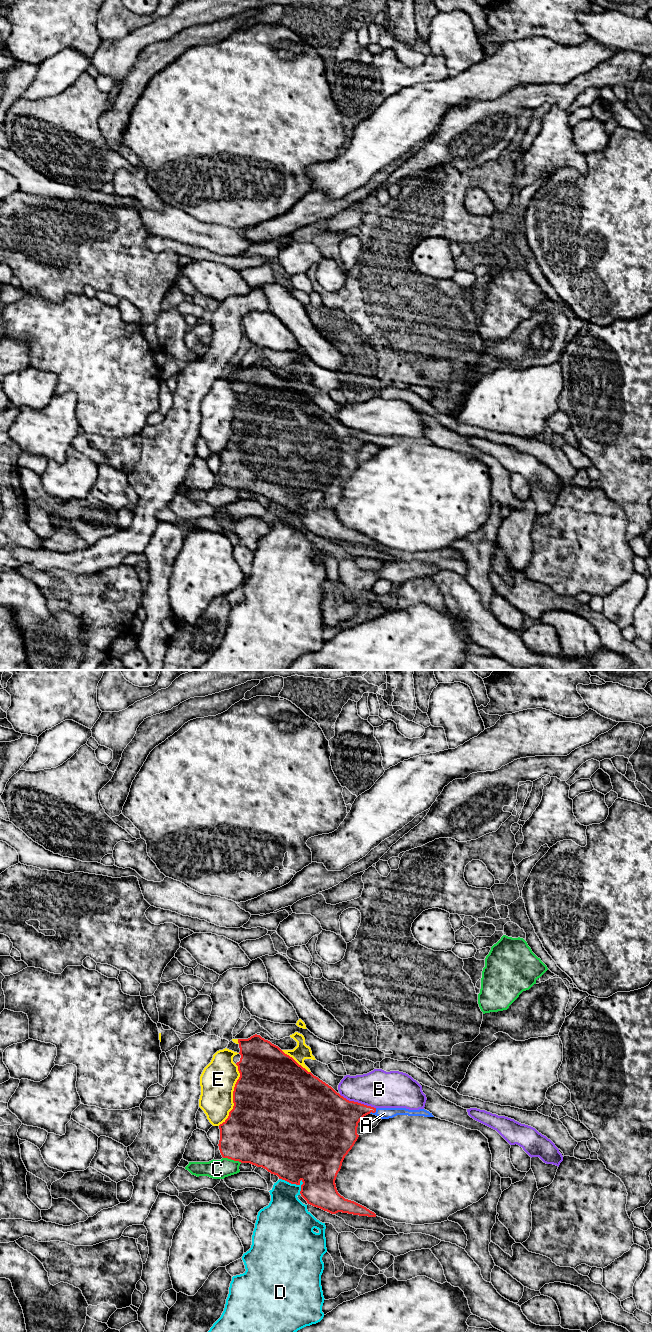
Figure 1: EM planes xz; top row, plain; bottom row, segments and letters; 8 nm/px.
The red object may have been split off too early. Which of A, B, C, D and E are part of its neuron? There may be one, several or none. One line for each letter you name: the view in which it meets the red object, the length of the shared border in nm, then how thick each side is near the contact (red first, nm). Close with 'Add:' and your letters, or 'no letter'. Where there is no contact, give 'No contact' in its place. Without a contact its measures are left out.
A: Touches red in xz. Shared border 80 nm. Thickness 260 nm (red) against 100 nm
Add: A

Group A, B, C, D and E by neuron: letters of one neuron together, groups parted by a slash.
A / B / C / D / E

